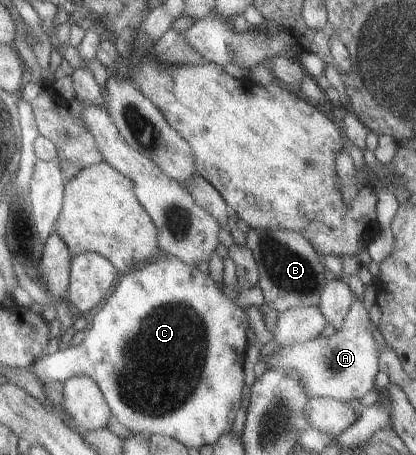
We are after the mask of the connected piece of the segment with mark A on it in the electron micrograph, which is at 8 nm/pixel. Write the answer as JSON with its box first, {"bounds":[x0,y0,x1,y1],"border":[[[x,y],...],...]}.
{"bounds":[267,296,382,402],"border":[[[359,296],[353,300],[342,326],[333,333],[331,337],[324,338],[322,335],[300,344],[289,344],[288,346],[276,345],[274,352],[270,355],[271,360],[267,367],[274,370],[285,370],[298,375],[303,389],[306,391],[309,399],[319,396],[321,398],[333,398],[344,402],[360,400],[375,385],[375,376],[380,371],[379,354],[382,346],[375,341],[373,336],[373,324],[369,318],[369,311],[363,304],[363,298]]]}

